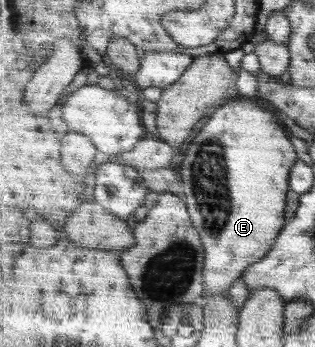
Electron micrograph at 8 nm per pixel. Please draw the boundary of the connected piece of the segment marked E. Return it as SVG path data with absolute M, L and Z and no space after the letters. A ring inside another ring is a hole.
M239 98L213 111L212 115L196 131L197 139L189 147L183 163L182 181L185 183L185 199L193 209L193 221L201 229L206 255L204 271L205 299L217 294L227 294L235 281L253 264L261 262L275 247L278 237L288 223L287 204L289 187L292 186L293 168L296 167L297 151L289 133L283 129L279 117L261 107L253 99Z

